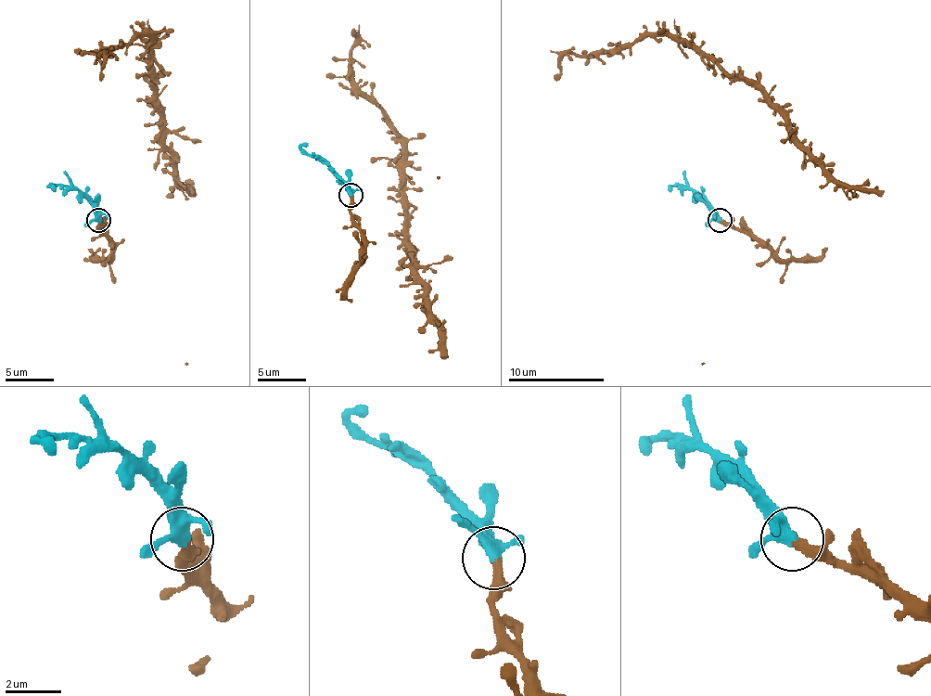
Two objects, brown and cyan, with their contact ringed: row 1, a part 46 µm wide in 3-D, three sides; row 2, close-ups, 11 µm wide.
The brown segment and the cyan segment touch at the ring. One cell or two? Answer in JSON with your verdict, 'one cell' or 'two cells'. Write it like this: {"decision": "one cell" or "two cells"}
{"decision": "one cell"}

